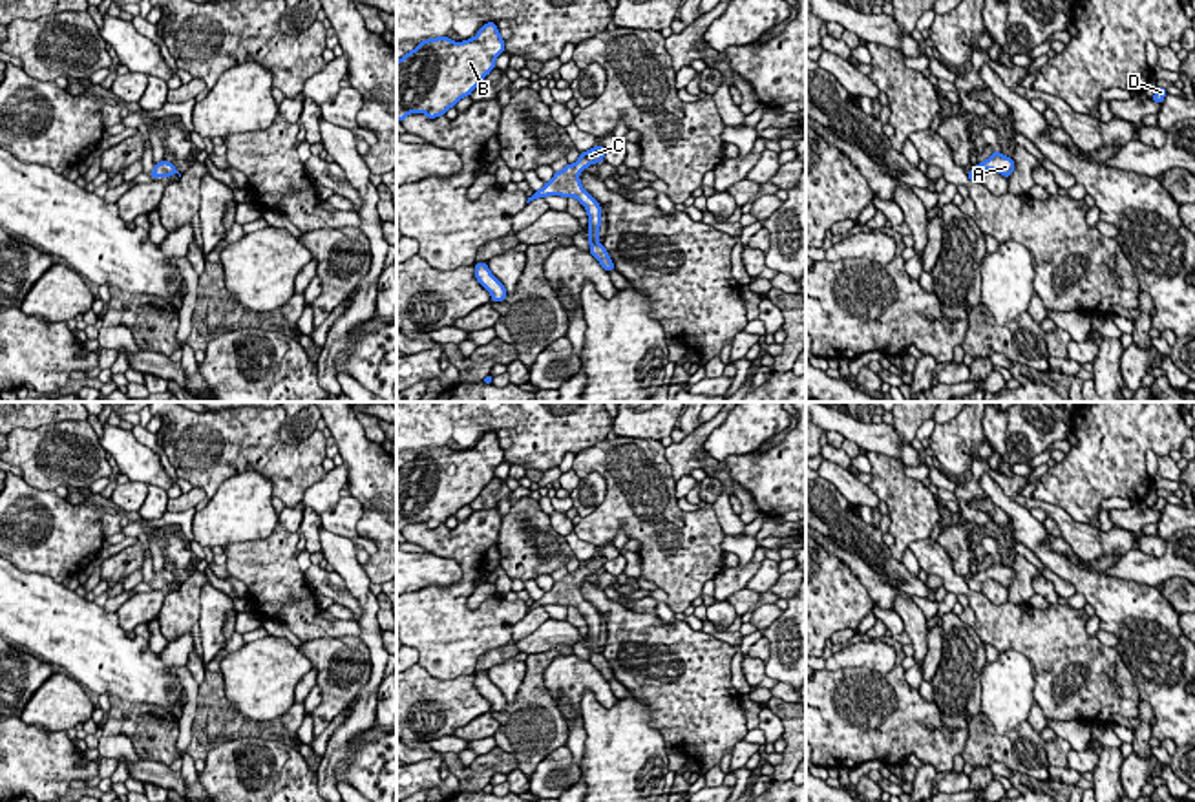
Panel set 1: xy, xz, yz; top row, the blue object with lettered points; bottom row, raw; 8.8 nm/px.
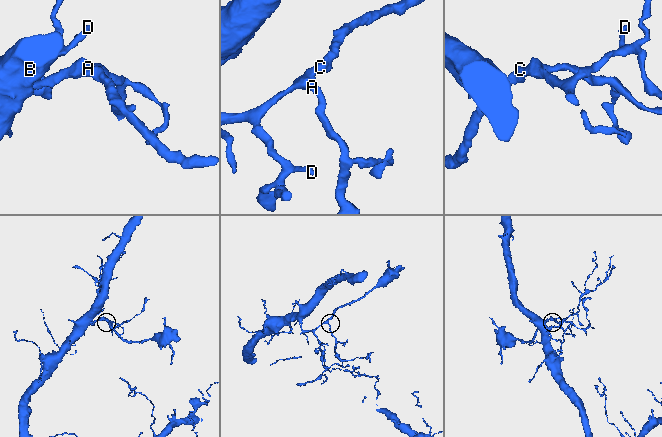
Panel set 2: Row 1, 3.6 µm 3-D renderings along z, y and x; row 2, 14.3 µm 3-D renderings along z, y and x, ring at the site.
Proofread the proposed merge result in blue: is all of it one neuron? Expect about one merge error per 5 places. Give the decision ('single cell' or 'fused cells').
single cell

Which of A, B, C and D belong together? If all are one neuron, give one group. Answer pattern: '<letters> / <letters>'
A B C D

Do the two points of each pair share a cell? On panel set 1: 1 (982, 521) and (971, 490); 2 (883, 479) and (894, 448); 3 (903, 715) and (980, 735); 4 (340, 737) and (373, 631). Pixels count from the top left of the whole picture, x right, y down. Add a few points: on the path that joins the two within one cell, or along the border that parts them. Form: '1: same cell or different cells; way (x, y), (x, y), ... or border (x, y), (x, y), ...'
1: same cell; way (974, 516), (965, 506), (965, 497)
2: different cells; border (865, 452), (894, 455), (905, 466)
3: different cells; border (969, 731), (962, 753)
4: same cell; way (364, 711), (366, 696), (377, 676), (377, 656)

